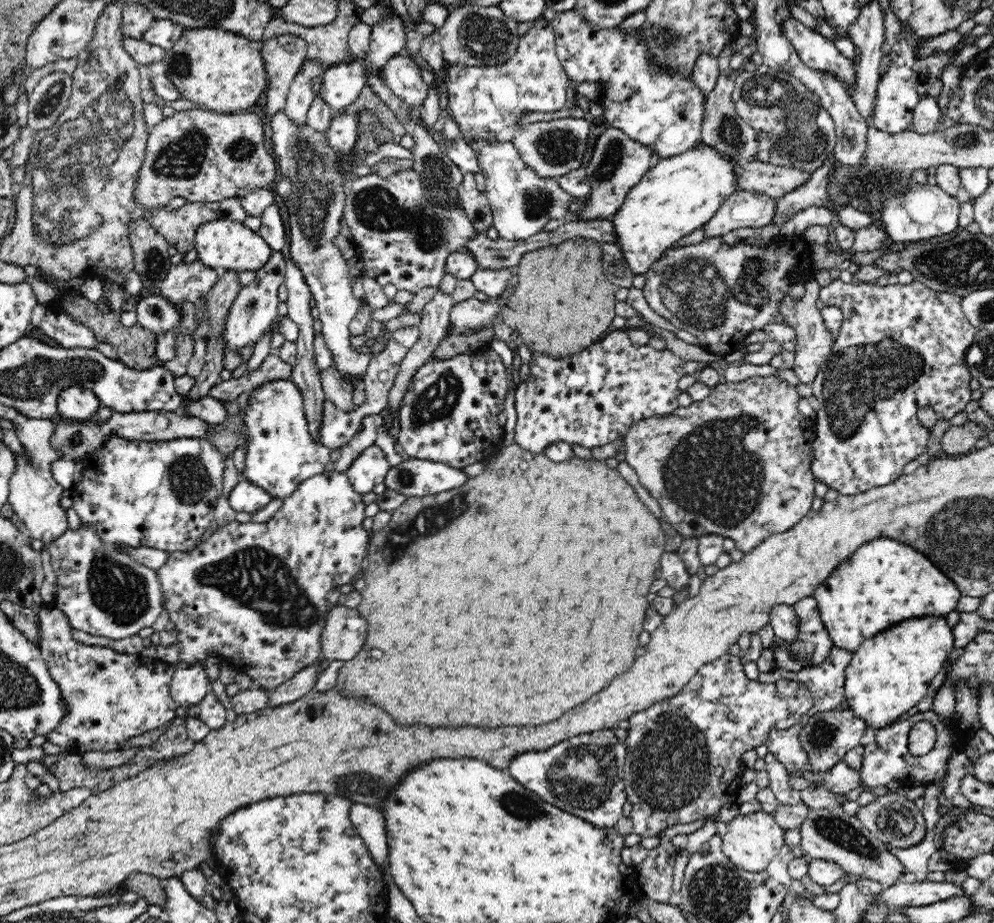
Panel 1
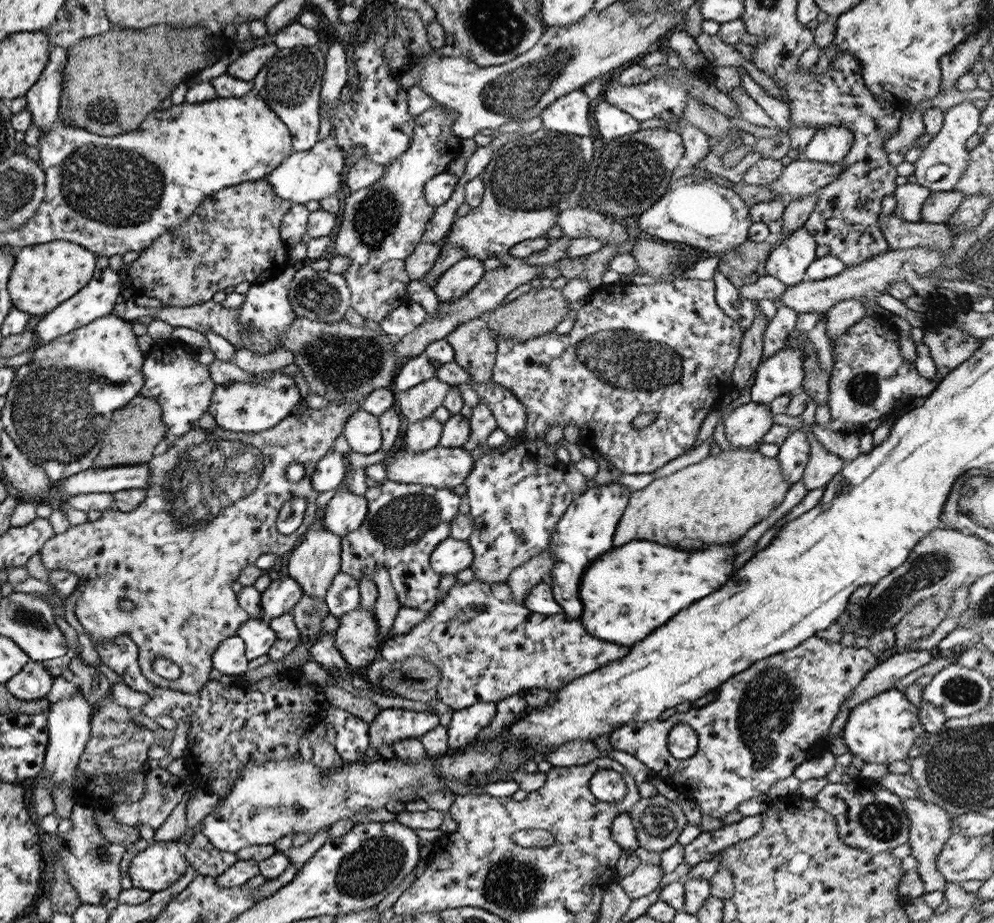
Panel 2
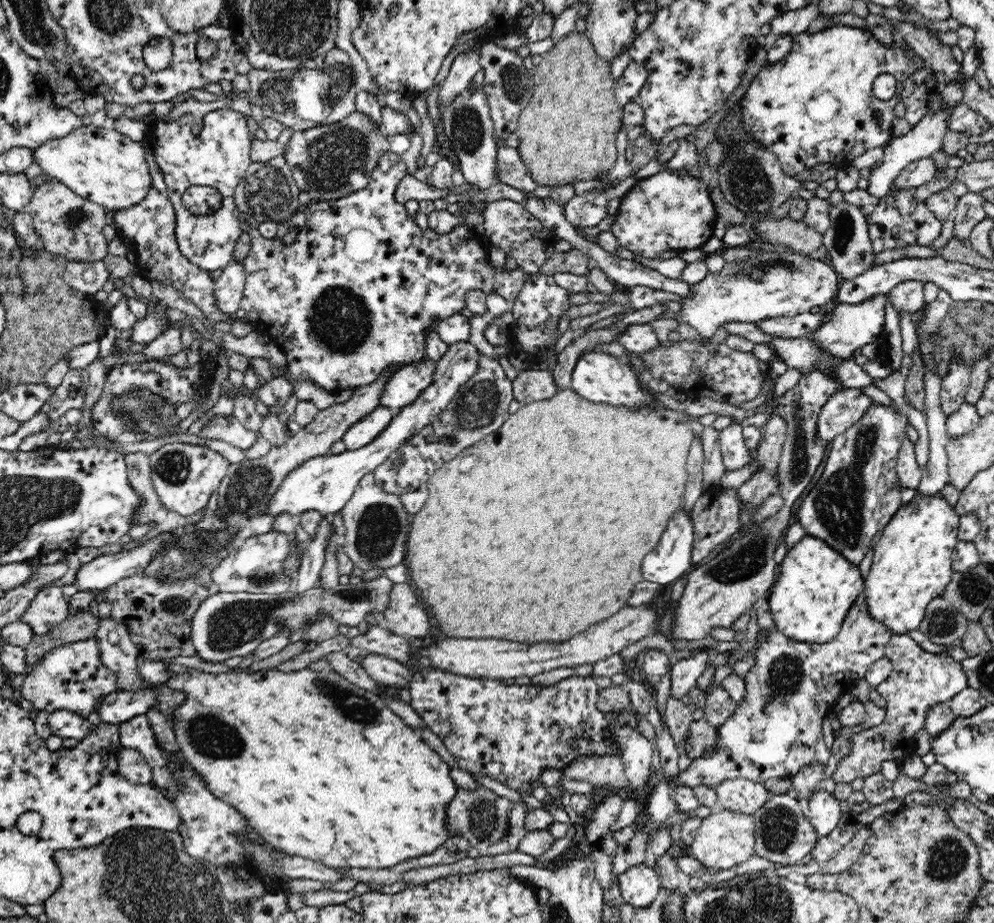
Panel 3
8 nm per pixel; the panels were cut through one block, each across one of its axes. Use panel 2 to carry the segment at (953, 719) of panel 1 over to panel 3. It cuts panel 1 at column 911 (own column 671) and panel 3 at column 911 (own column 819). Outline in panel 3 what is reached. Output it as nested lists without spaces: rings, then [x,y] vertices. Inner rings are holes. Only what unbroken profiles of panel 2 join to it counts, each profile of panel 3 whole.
[[[907,634],[892,636],[885,649],[885,657],[893,665],[893,672],[876,689],[887,705],[884,720],[878,726],[858,732],[854,738],[850,738],[852,752],[838,762],[836,773],[833,774],[836,783],[850,783],[856,778],[866,779],[880,772],[883,761],[899,762],[913,753],[914,733],[925,726],[925,716],[930,708],[938,702],[949,702],[958,692],[968,688],[960,662],[948,654],[924,652]]]

